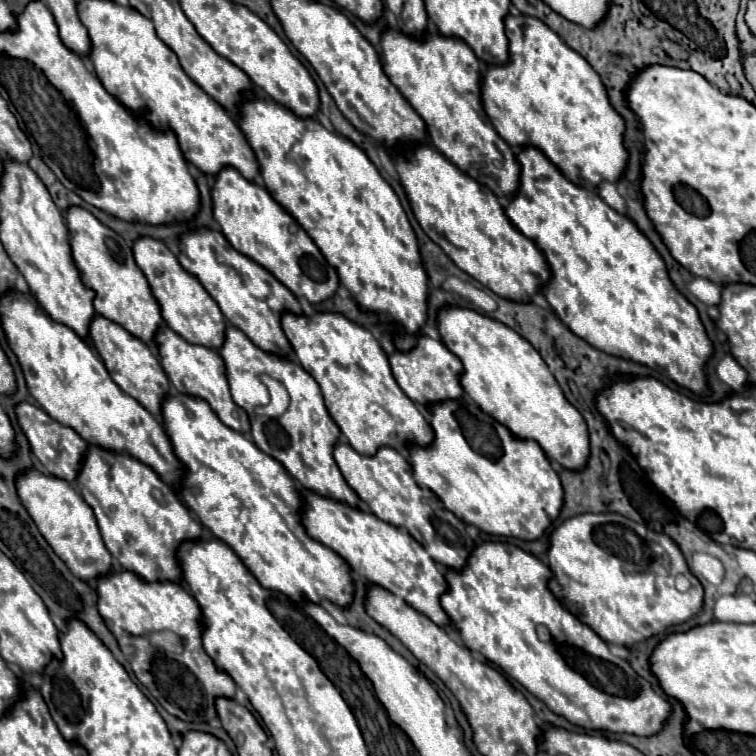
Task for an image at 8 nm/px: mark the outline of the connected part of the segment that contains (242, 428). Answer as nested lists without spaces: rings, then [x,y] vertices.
[[[161,328],[155,336],[157,342],[157,350],[161,356],[161,364],[163,370],[167,372],[171,384],[189,396],[195,396],[199,400],[205,400],[213,412],[221,418],[223,424],[227,424],[229,428],[237,430],[237,432],[249,432],[251,424],[247,420],[247,414],[233,402],[231,398],[231,390],[229,390],[229,380],[227,380],[227,372],[225,372],[225,362],[221,360],[221,354],[215,350],[209,350],[205,346],[195,346],[185,342],[179,334],[175,334],[171,328]]]

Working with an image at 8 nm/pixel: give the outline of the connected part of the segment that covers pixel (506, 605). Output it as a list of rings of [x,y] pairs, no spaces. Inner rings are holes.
[[[483,542],[475,548],[473,556],[467,560],[467,566],[461,572],[449,570],[445,578],[449,582],[449,590],[441,596],[441,606],[449,614],[465,646],[471,652],[481,652],[485,660],[493,662],[507,676],[517,680],[551,712],[567,718],[575,726],[589,730],[607,730],[633,736],[653,736],[663,730],[665,722],[673,714],[671,704],[659,696],[651,682],[641,678],[627,660],[611,654],[607,642],[601,640],[549,590],[553,572],[539,558],[507,542]],[[537,624],[549,624],[553,634],[551,644],[543,644],[537,638]]]

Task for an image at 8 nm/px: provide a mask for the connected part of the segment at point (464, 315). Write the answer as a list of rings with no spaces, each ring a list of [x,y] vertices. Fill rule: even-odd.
[[[449,306],[439,312],[439,334],[441,334],[441,342],[463,364],[465,372],[461,376],[461,384],[465,392],[471,396],[471,400],[475,400],[481,406],[485,414],[493,416],[499,424],[509,428],[513,436],[521,440],[535,440],[545,450],[545,454],[553,458],[557,464],[561,464],[563,468],[573,472],[585,470],[587,458],[589,458],[587,424],[583,416],[579,414],[579,410],[565,398],[561,386],[557,384],[555,376],[549,372],[547,364],[541,360],[539,352],[523,336],[517,336],[517,332],[513,332],[511,328],[507,328],[505,324],[489,316],[483,316],[469,308],[457,308],[457,306]]]

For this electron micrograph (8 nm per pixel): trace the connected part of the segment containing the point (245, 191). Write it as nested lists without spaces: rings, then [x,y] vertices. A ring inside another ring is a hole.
[[[223,168],[217,174],[211,190],[213,216],[219,222],[229,244],[269,270],[281,284],[285,284],[297,298],[305,298],[311,304],[319,304],[331,298],[339,288],[335,268],[325,260],[317,244],[307,236],[303,228],[271,198],[271,194],[245,180],[235,168]]]

